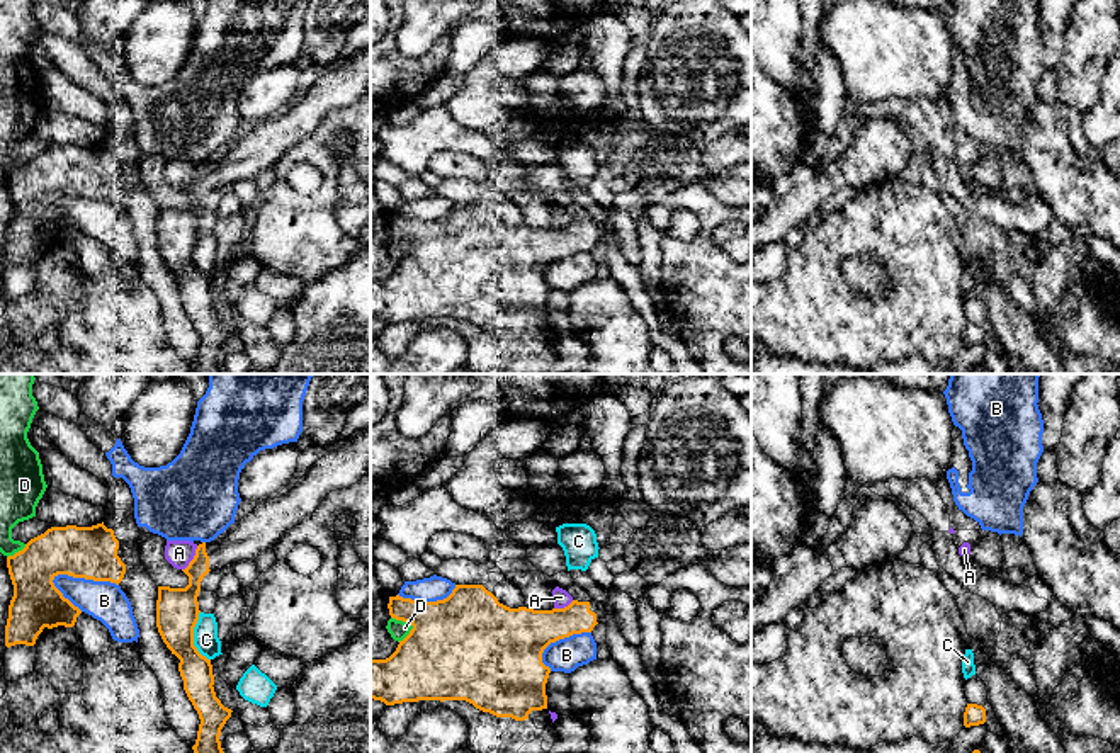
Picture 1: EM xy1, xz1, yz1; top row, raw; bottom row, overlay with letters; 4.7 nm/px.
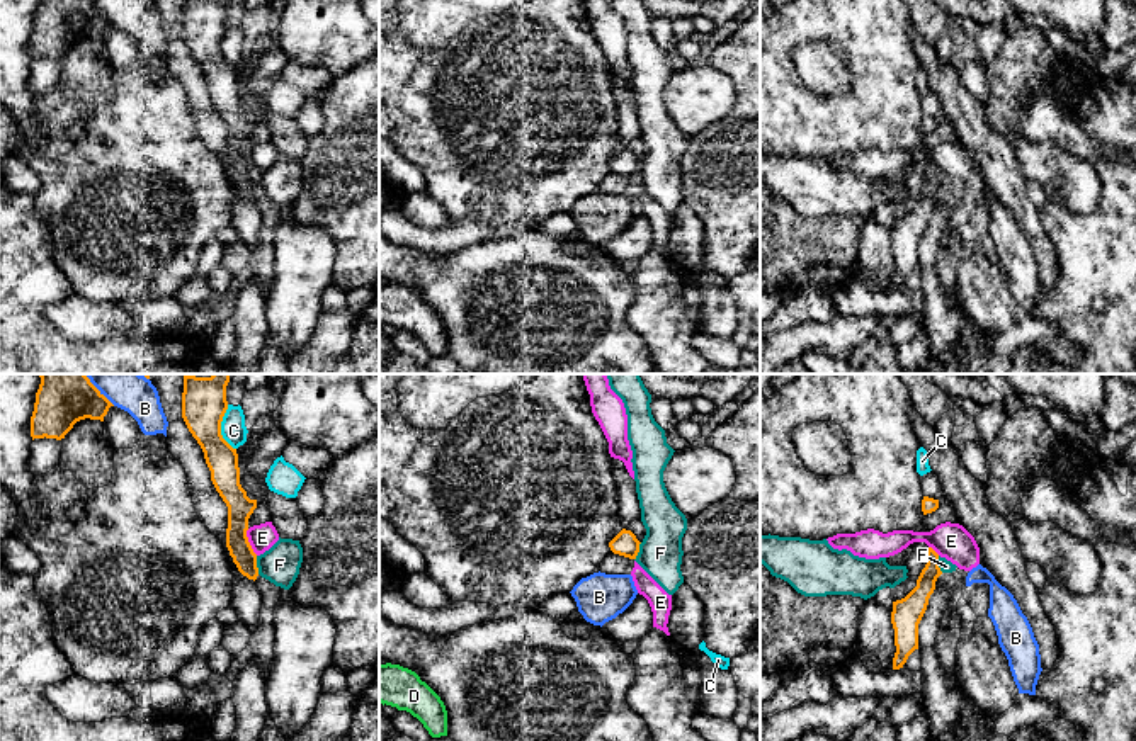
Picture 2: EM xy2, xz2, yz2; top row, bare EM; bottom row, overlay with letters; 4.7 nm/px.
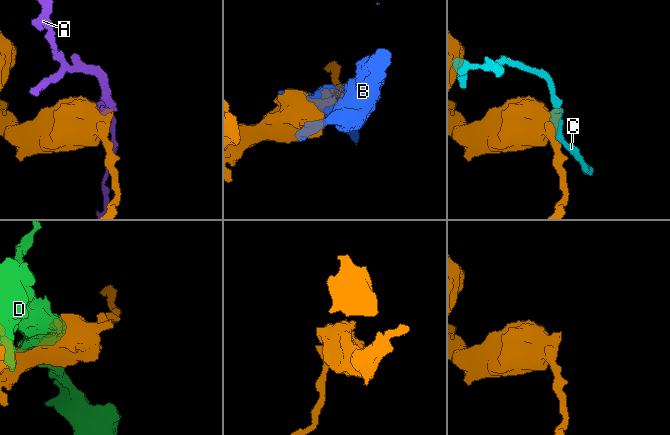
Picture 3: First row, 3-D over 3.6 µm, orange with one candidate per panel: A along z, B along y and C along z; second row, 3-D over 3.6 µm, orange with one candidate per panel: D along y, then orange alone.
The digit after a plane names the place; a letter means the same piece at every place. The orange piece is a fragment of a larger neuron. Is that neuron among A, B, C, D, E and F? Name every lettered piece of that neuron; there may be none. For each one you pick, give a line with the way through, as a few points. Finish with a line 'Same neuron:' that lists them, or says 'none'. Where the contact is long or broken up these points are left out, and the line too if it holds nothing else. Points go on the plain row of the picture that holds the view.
Same neuron: none

